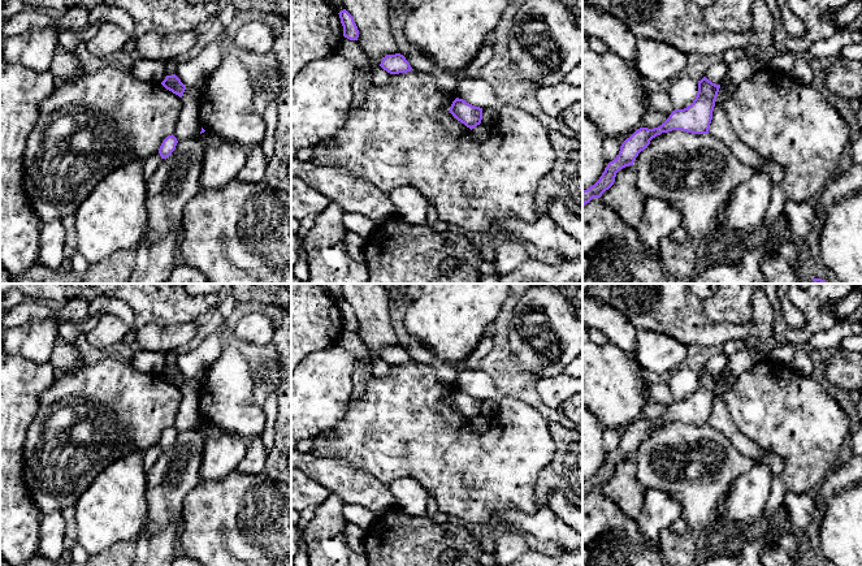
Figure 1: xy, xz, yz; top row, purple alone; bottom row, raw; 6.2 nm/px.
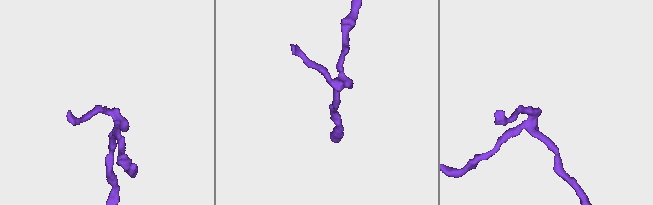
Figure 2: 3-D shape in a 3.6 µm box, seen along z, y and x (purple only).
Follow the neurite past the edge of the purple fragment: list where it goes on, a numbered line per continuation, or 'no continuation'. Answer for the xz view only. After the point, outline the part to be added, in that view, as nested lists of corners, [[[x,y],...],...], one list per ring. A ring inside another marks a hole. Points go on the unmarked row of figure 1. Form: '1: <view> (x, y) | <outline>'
no continuation

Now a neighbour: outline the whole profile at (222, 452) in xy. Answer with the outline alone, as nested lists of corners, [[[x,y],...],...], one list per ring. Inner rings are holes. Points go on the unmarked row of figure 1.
[[[207,422],[200,425],[199,432],[205,440],[200,466],[202,480],[220,480],[235,471],[247,451],[248,440]]]

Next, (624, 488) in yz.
[[[633,457],[616,465],[614,476],[606,481],[601,492],[615,502],[629,518],[637,519],[642,511],[646,489],[637,478],[637,467]]]

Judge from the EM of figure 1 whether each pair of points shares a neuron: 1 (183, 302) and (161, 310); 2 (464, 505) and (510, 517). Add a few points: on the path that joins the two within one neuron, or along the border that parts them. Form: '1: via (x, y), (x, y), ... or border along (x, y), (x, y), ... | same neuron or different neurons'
1: via (178, 305), (167, 305) | same neuron
2: border along (532, 512), (506, 510), (493, 517) | different neurons

